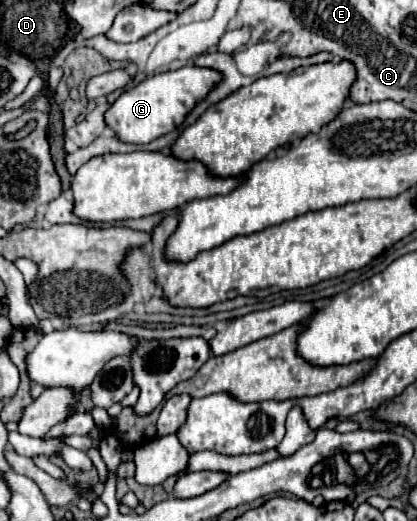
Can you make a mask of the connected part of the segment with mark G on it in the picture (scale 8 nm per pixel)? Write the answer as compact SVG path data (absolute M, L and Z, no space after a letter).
M183 66L175 72L149 76L135 88L125 90L115 100L115 104L105 114L105 122L117 132L121 140L133 144L147 144L179 128L187 118L187 114L221 82L221 78L223 78L221 72L199 66Z

